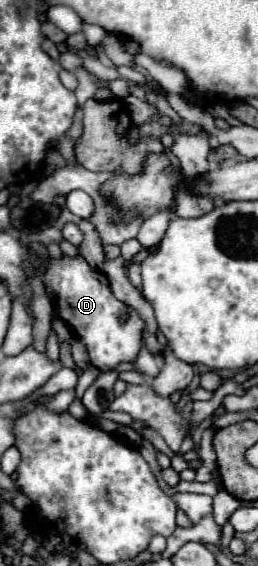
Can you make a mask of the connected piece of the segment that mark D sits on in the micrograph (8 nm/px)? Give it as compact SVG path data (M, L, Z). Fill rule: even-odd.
M62 257L48 263L42 273L42 281L46 283L46 291L54 295L56 309L54 313L62 317L88 347L90 361L100 371L114 369L118 363L134 361L142 347L142 329L144 323L134 309L130 309L130 319L126 323L118 323L118 315L124 311L124 303L114 299L108 279L104 273L92 269L82 257Z

